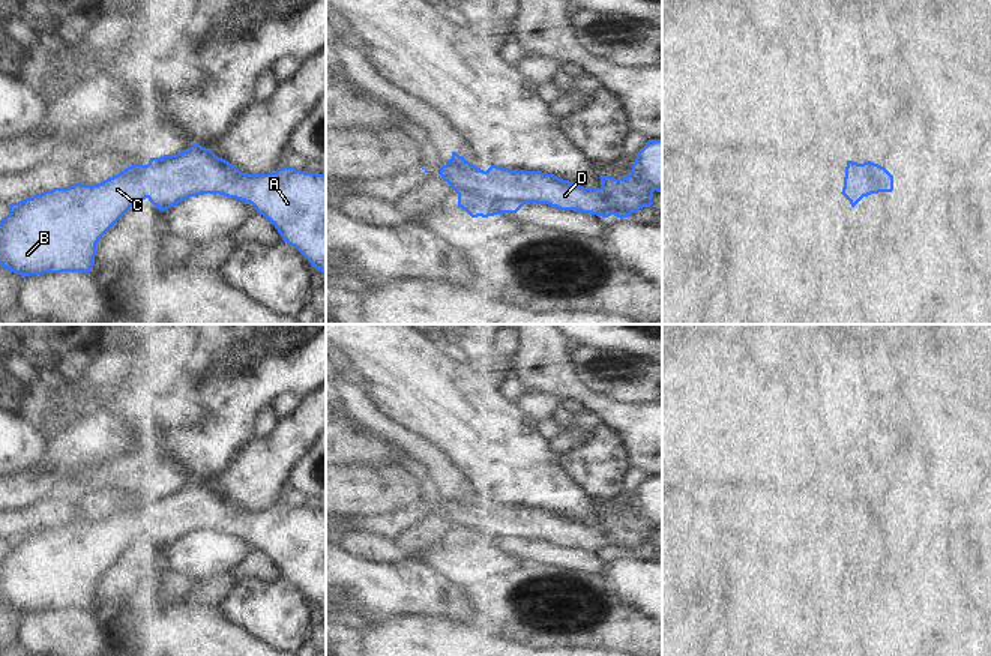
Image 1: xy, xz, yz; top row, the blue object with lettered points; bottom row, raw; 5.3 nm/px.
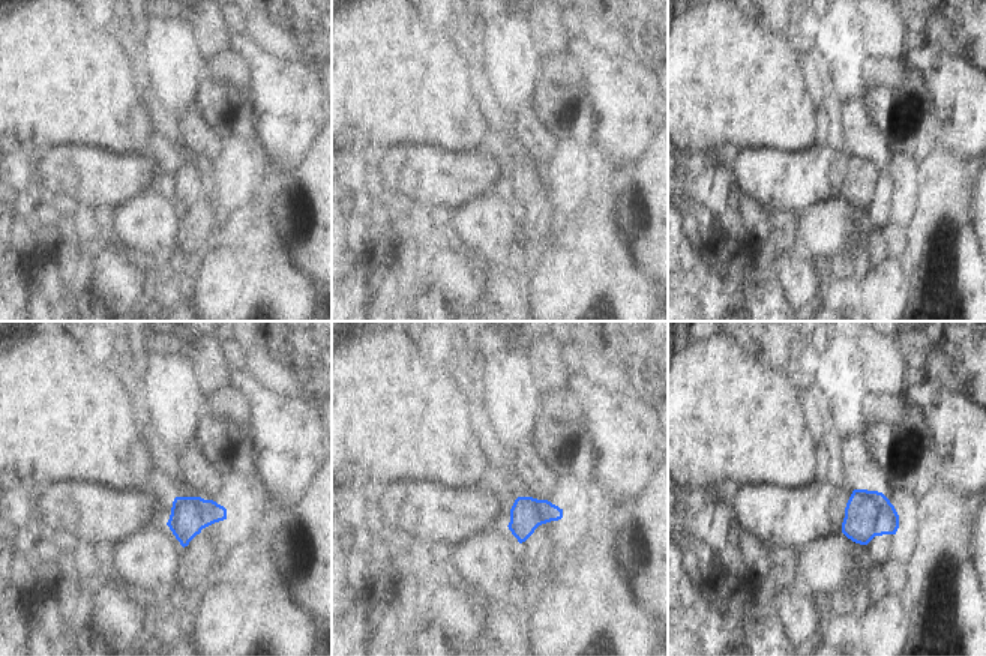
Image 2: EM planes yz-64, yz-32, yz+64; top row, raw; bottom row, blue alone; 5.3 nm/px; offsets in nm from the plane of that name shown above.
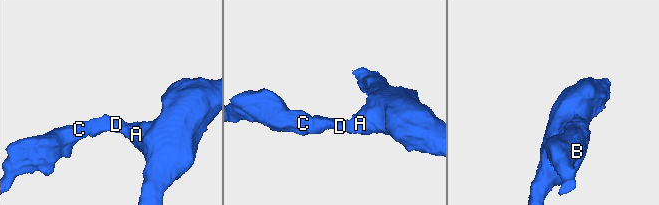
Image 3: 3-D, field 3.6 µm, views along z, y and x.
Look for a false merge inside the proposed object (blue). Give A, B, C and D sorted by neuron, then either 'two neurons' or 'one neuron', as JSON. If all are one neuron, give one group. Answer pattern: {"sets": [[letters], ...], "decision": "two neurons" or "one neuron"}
{"sets": [["A", "B", "C", "D"]], "decision": "one neuron"}

